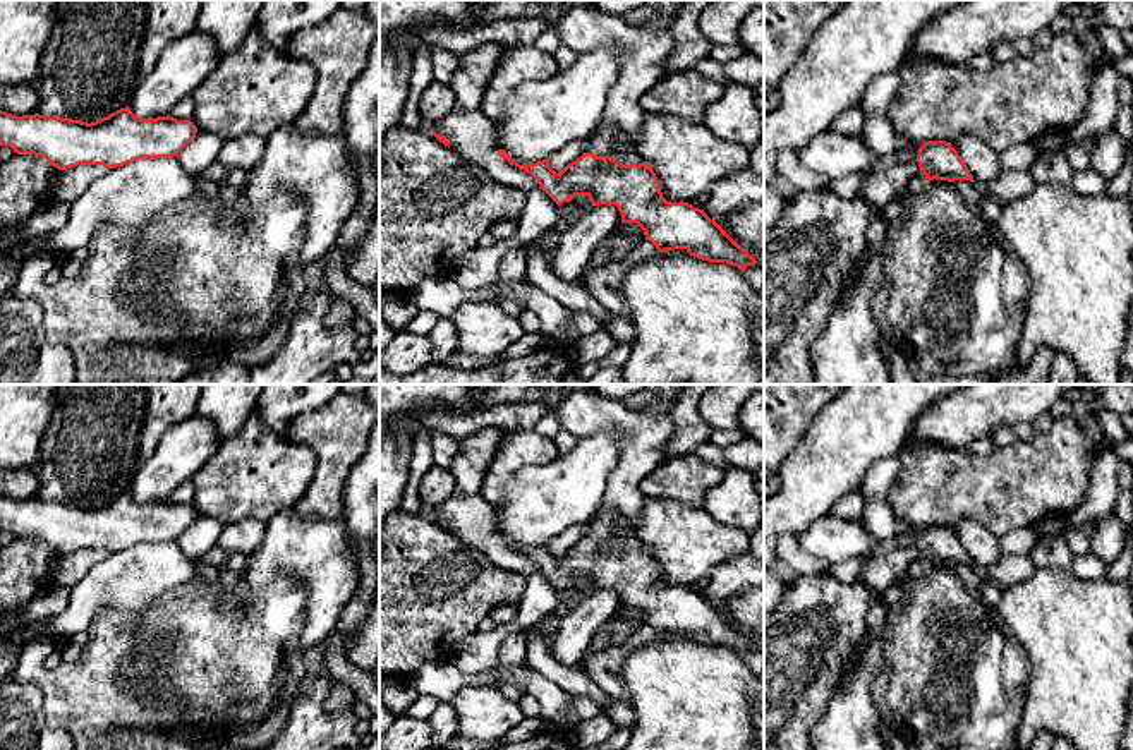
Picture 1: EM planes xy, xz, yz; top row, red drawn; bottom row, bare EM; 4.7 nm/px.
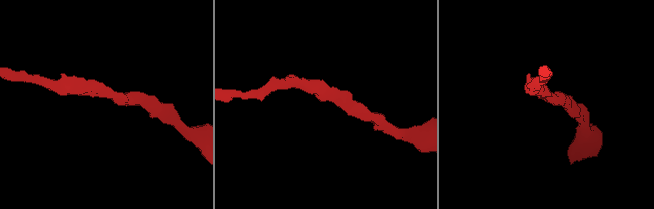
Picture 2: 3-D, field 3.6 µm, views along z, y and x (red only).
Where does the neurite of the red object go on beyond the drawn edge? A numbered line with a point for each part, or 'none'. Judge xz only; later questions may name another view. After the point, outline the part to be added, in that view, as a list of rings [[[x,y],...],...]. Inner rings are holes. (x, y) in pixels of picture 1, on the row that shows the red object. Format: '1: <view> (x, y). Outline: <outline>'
1: xz (603, 143). Outline: [[[601,120],[591,136],[589,153],[597,156],[613,156],[623,165],[639,165],[642,158],[635,149],[627,148],[627,139],[621,134],[611,132]]]

